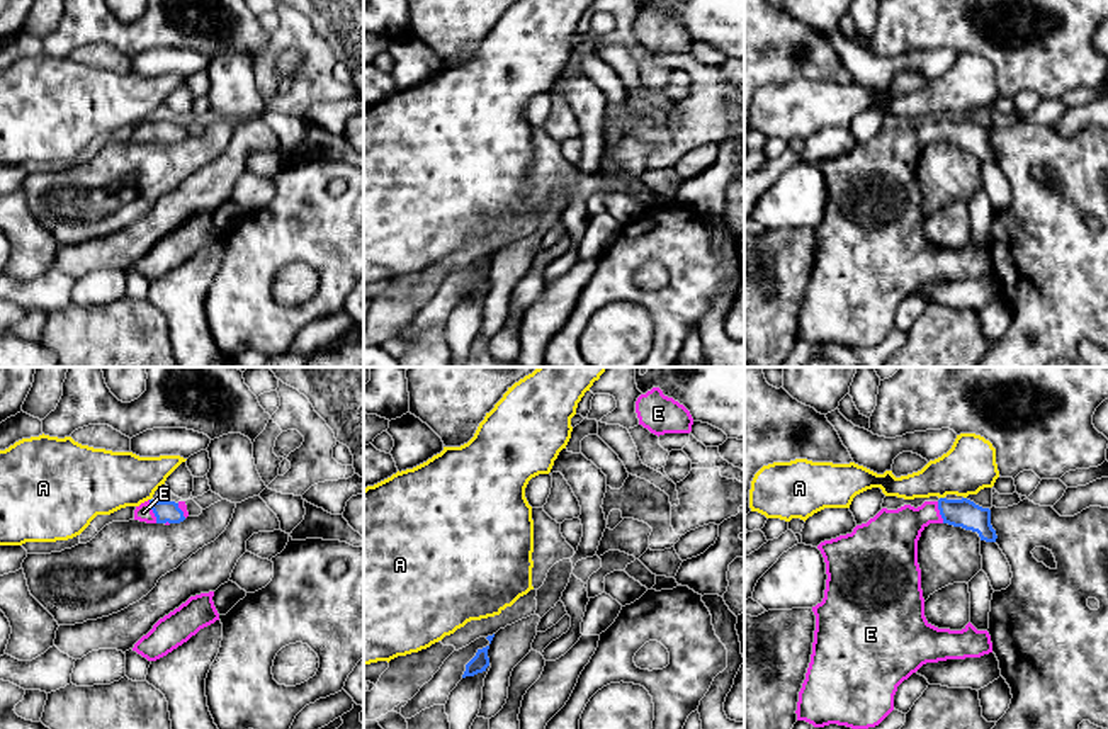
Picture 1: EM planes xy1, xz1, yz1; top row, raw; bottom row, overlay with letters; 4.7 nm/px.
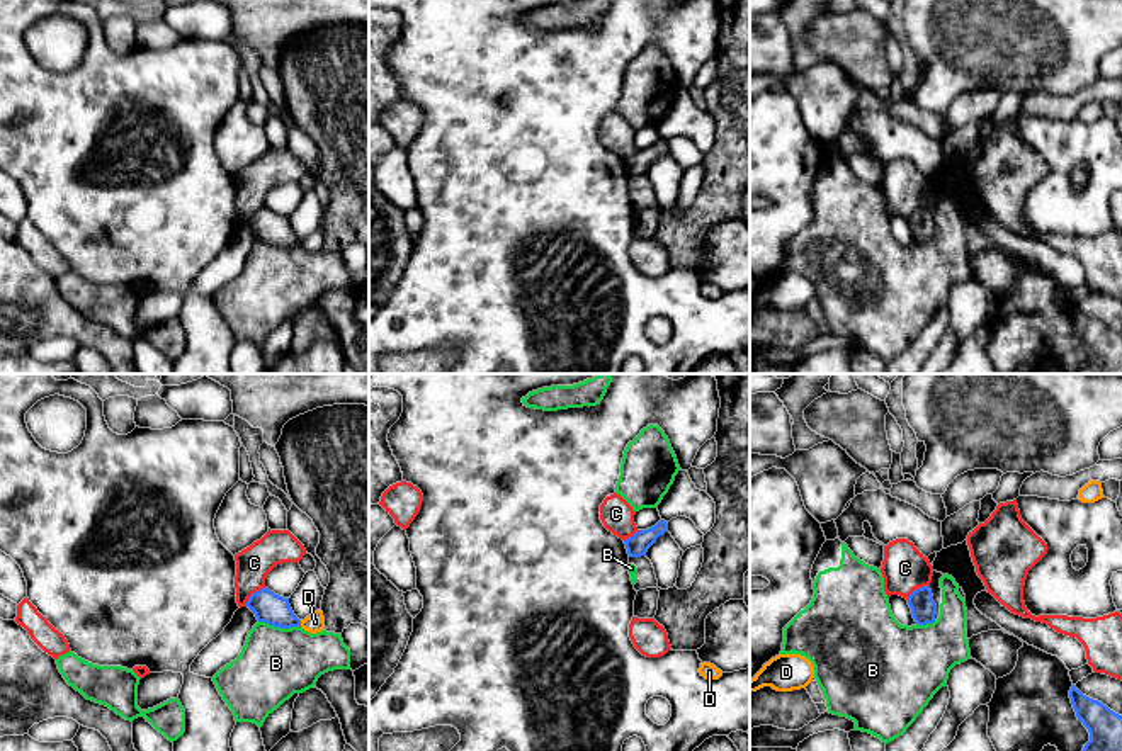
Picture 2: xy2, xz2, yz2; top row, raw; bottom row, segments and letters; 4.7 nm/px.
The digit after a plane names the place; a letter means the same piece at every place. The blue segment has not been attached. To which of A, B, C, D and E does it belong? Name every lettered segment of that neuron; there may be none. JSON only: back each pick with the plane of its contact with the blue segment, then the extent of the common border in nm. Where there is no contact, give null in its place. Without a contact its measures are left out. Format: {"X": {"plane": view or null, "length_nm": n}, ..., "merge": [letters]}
{"E": {"plane": "xy1", "length_nm": 120}, "merge": ["E"]}

